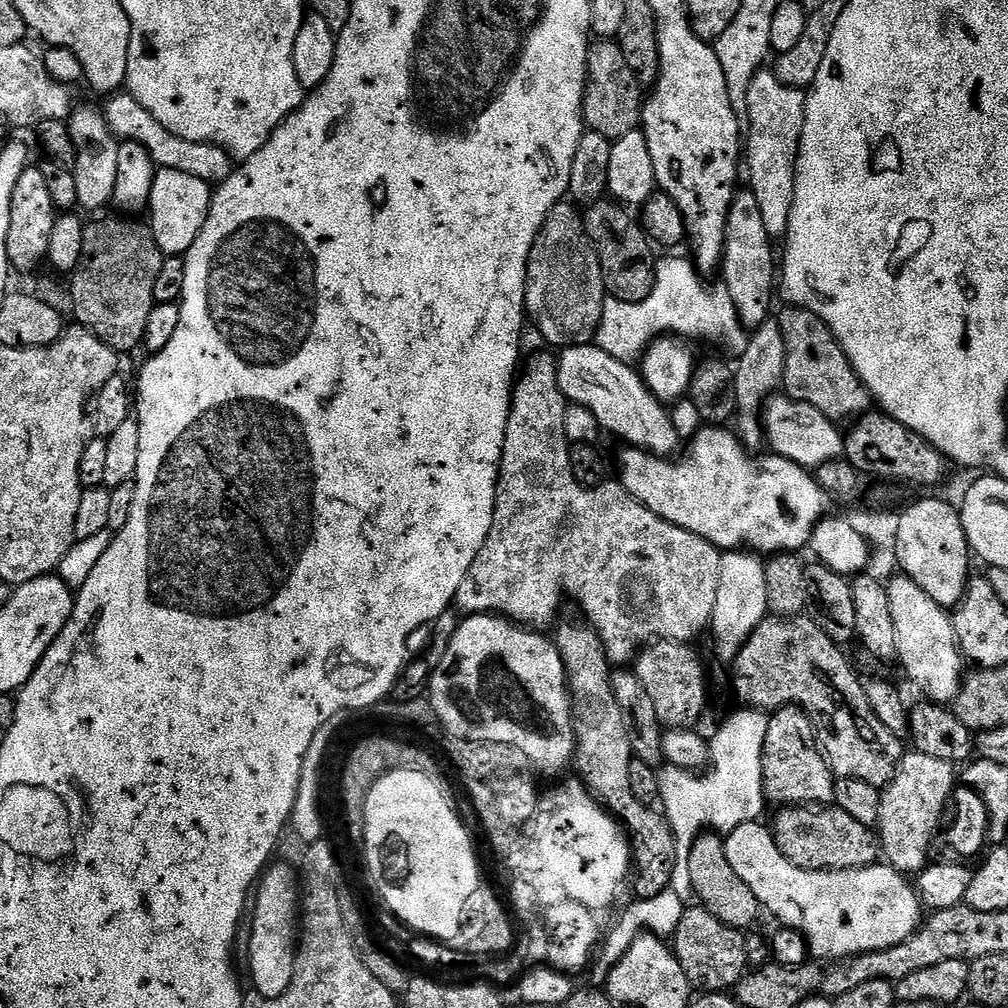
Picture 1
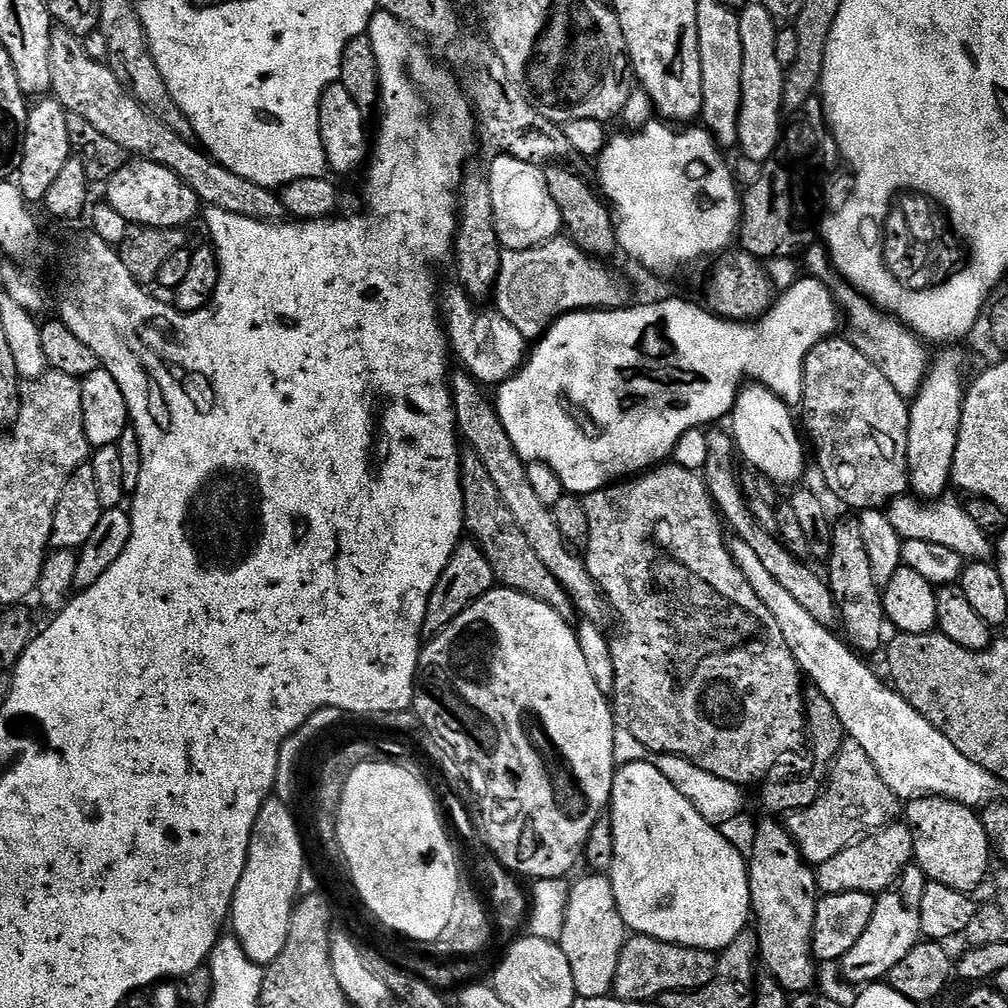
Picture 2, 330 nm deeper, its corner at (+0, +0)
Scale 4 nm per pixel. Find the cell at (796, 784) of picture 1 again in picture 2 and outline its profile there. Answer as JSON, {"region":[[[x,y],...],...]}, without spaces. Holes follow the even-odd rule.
{"region":[[[768,818],[772,820],[764,820],[756,828],[756,833],[752,836],[752,856],[750,852],[750,863],[748,866],[748,881],[750,882],[750,894],[752,895],[752,916],[754,917],[754,928],[760,937],[760,960],[768,967],[767,975],[771,979],[776,980],[784,991],[789,994],[799,994],[802,992],[813,991],[817,987],[816,985],[816,967],[818,967],[818,961],[812,953],[812,939],[814,938],[814,918],[816,917],[816,907],[820,901],[818,895],[818,889],[816,886],[816,873],[813,865],[805,861],[804,856],[800,852],[800,848],[796,845],[796,839],[792,837],[791,832],[788,831],[787,827],[783,823],[780,824],[779,819]]]}

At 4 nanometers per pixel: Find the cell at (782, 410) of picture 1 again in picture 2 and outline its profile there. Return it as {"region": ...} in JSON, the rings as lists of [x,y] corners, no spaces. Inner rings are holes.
{"region":[[[905,494],[894,498],[886,506],[886,515],[890,526],[894,526],[894,530],[900,535],[901,541],[917,540],[918,542],[935,542],[938,546],[947,546],[950,550],[957,551],[965,558],[971,558],[973,561],[986,560],[991,561],[994,556],[994,540],[989,533],[982,530],[982,526],[978,526],[978,522],[974,522],[974,518],[970,518],[967,507],[963,503],[955,504],[949,498],[937,498],[925,502],[923,499],[917,498],[912,494]]]}

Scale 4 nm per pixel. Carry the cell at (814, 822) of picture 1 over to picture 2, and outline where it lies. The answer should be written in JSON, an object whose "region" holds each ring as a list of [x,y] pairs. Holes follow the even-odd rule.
{"region":[[[893,822],[883,830],[877,830],[851,844],[846,850],[834,854],[830,862],[815,869],[816,886],[823,895],[847,892],[887,892],[899,881],[905,868],[914,860],[912,830],[904,822]]]}

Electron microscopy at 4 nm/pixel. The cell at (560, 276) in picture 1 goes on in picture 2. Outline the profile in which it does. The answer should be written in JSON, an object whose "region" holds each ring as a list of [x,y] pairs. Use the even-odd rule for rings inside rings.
{"region":[[[496,154],[486,171],[490,198],[494,206],[494,222],[498,242],[504,250],[526,250],[561,235],[564,223],[558,202],[550,198],[544,168],[539,164],[522,162],[513,156]]]}

